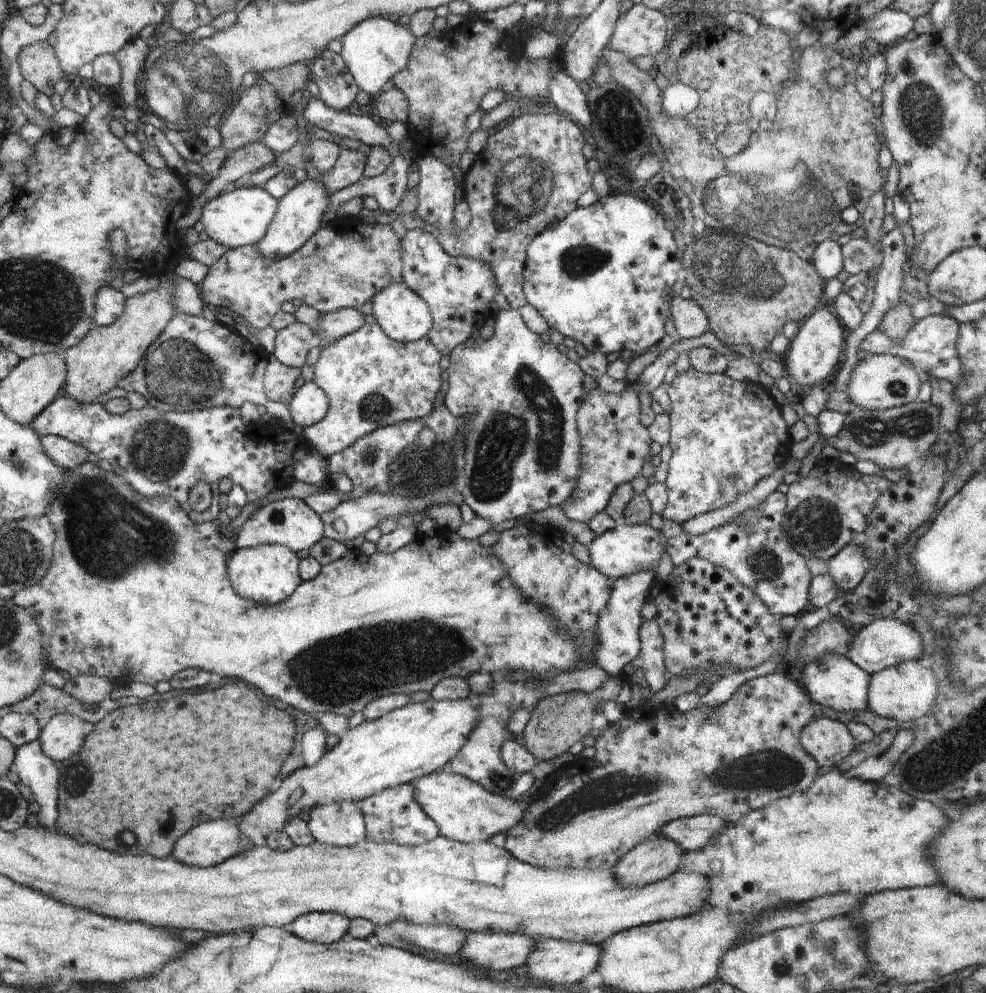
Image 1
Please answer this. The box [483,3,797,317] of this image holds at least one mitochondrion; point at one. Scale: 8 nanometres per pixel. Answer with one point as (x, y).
(620, 124)

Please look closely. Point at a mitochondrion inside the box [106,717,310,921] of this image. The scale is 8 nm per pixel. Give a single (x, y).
(127, 839)

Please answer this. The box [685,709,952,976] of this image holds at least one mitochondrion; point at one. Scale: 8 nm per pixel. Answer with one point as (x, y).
(767, 770)

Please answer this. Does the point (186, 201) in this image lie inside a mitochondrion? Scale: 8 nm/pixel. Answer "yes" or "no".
no

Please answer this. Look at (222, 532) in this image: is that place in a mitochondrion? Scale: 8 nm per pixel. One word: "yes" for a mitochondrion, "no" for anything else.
no

